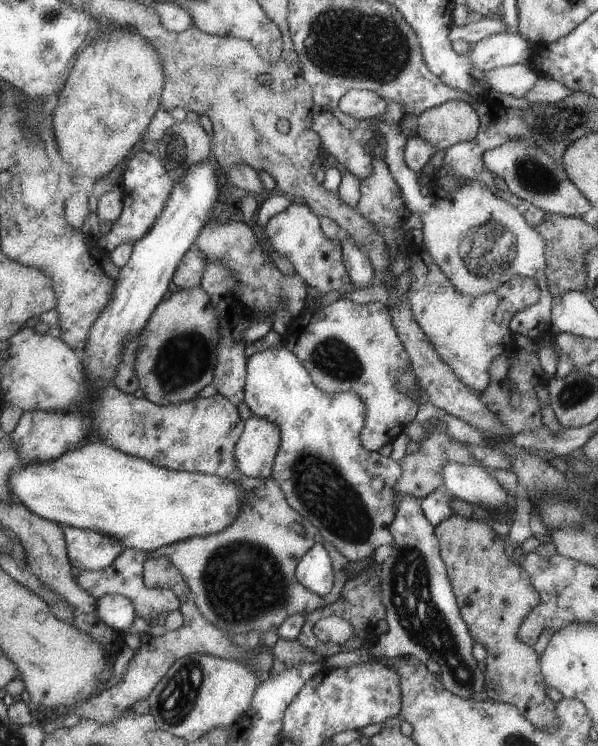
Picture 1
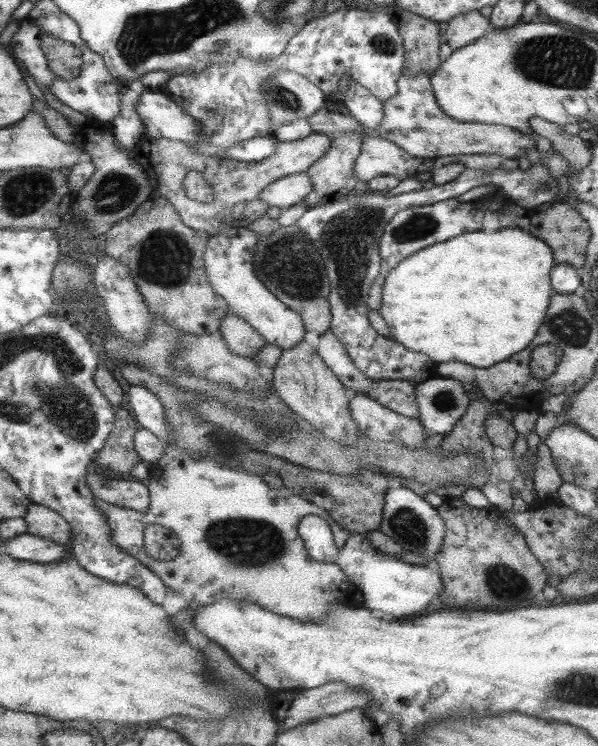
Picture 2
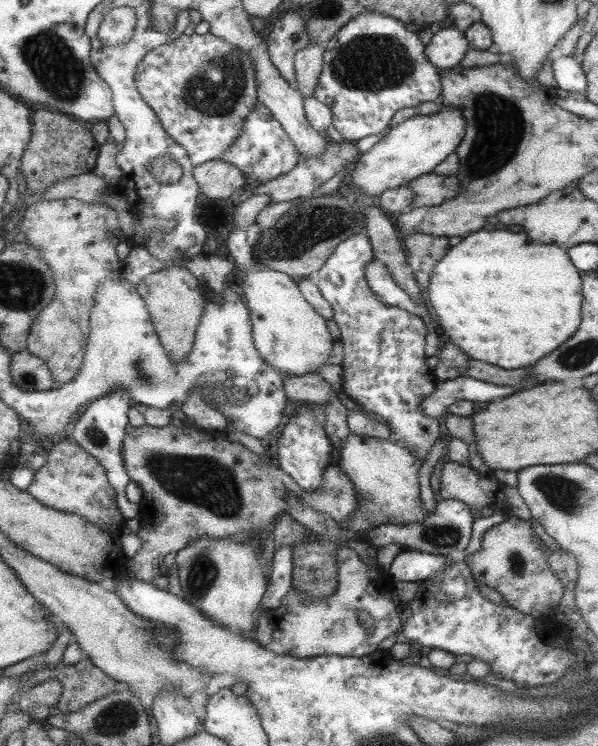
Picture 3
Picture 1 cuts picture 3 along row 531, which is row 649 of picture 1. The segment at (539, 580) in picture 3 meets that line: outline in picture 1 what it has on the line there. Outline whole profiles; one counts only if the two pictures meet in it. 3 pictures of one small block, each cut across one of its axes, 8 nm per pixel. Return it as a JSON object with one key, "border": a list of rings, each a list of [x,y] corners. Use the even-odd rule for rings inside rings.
{"border":[[[451,515],[442,520],[434,528],[434,537],[438,542],[438,553],[446,568],[446,575],[452,586],[461,618],[469,627],[469,634],[473,640],[485,645],[489,653],[484,658],[485,673],[483,675],[483,692],[488,699],[495,702],[515,705],[520,713],[535,728],[541,730],[557,730],[557,724],[551,724],[553,714],[553,702],[545,696],[545,684],[539,670],[539,652],[535,648],[518,638],[518,628],[527,614],[539,604],[539,594],[530,582],[527,572],[520,566],[520,555],[517,554],[514,545],[507,538],[501,538],[491,529],[491,525],[485,520],[475,518],[461,518]]]}

